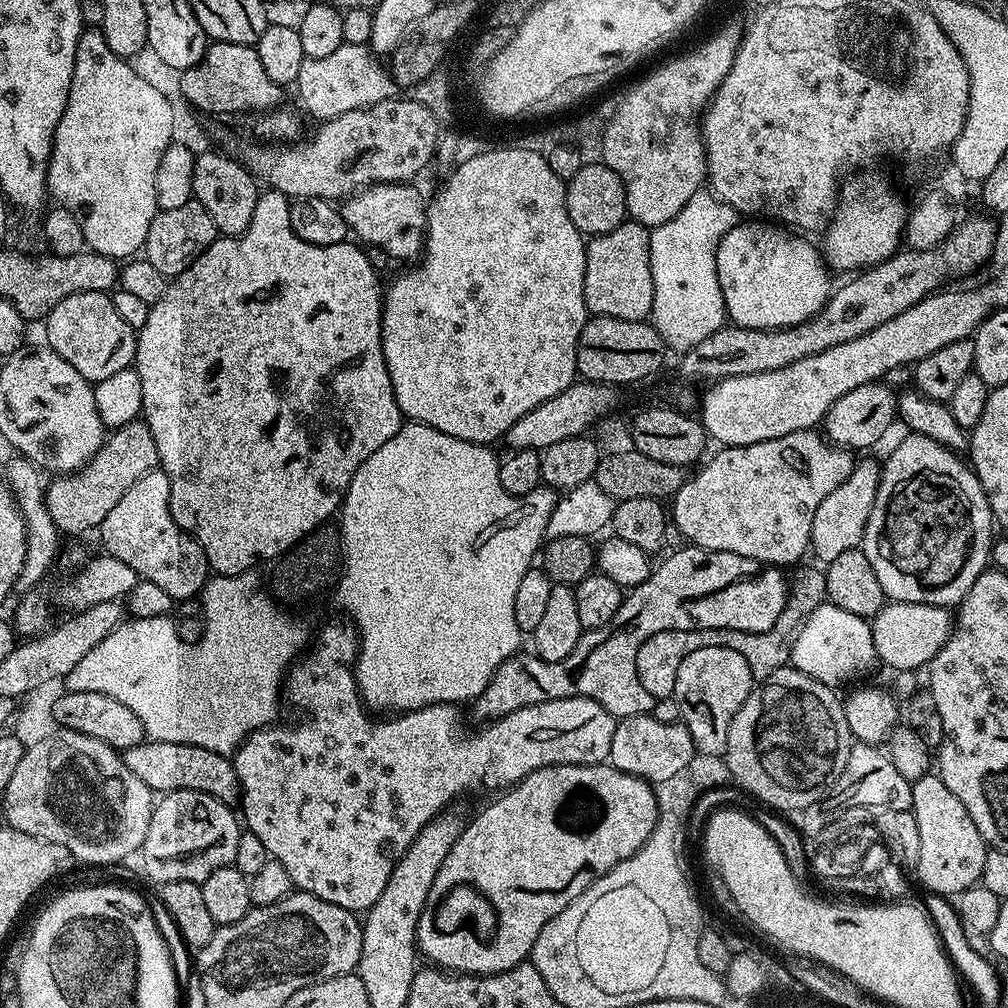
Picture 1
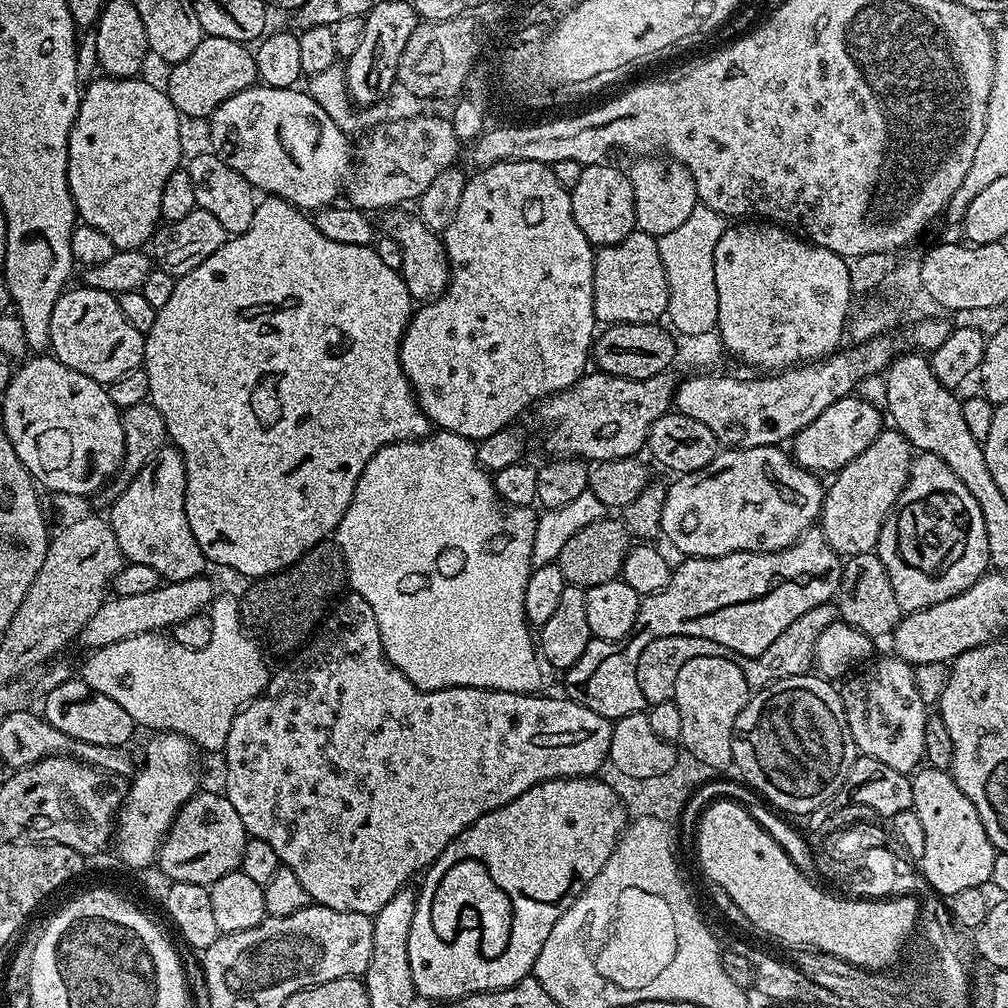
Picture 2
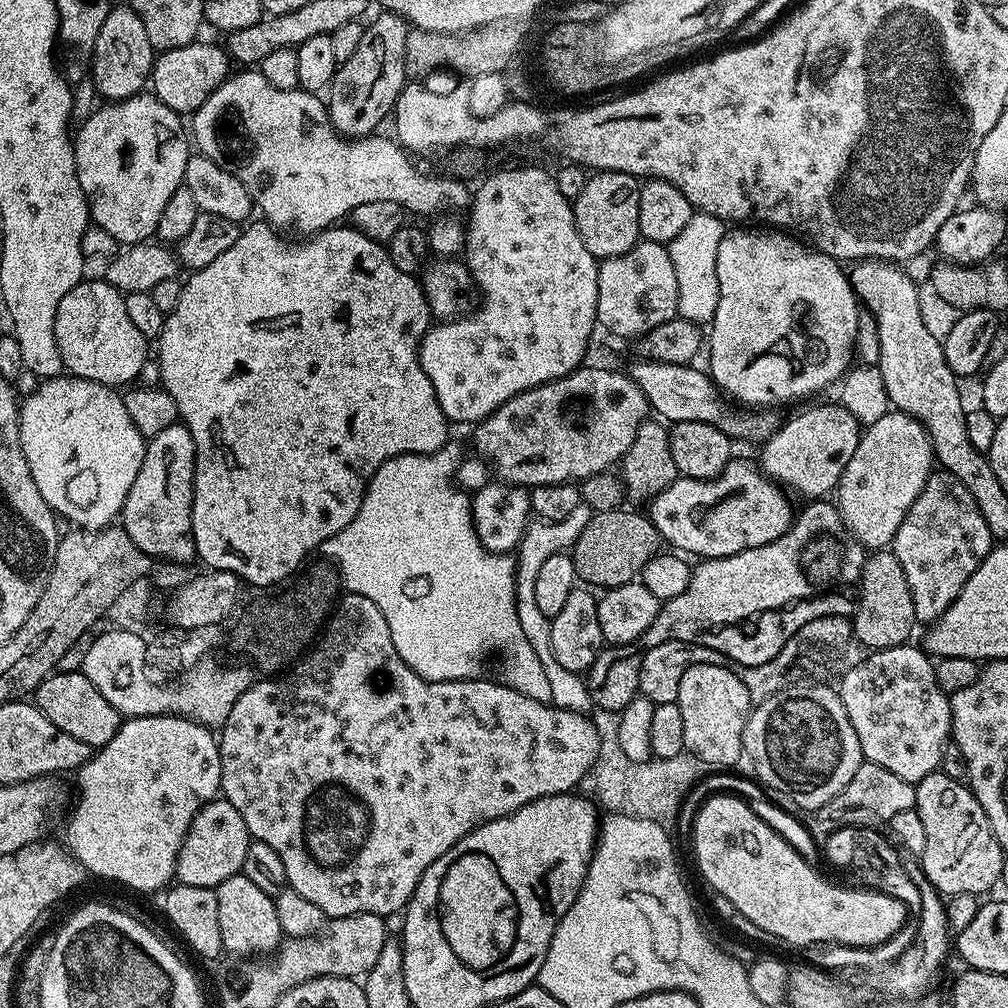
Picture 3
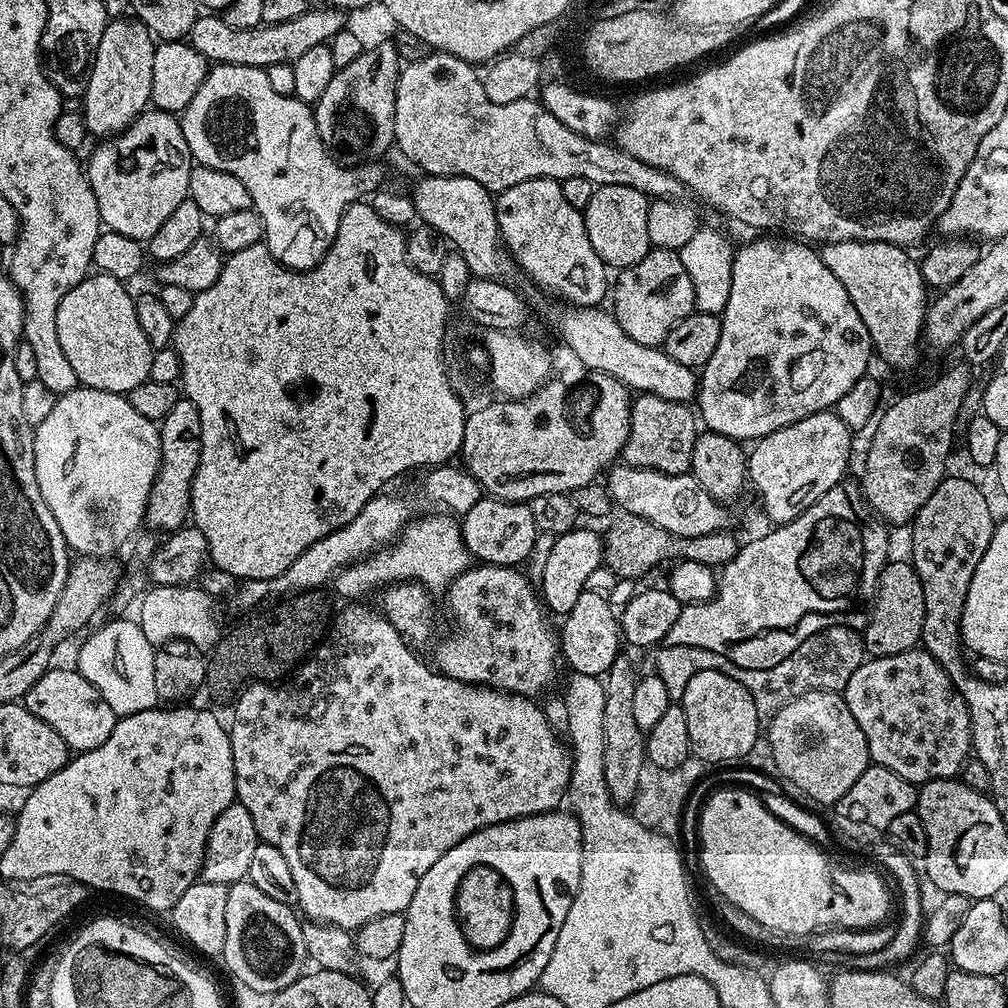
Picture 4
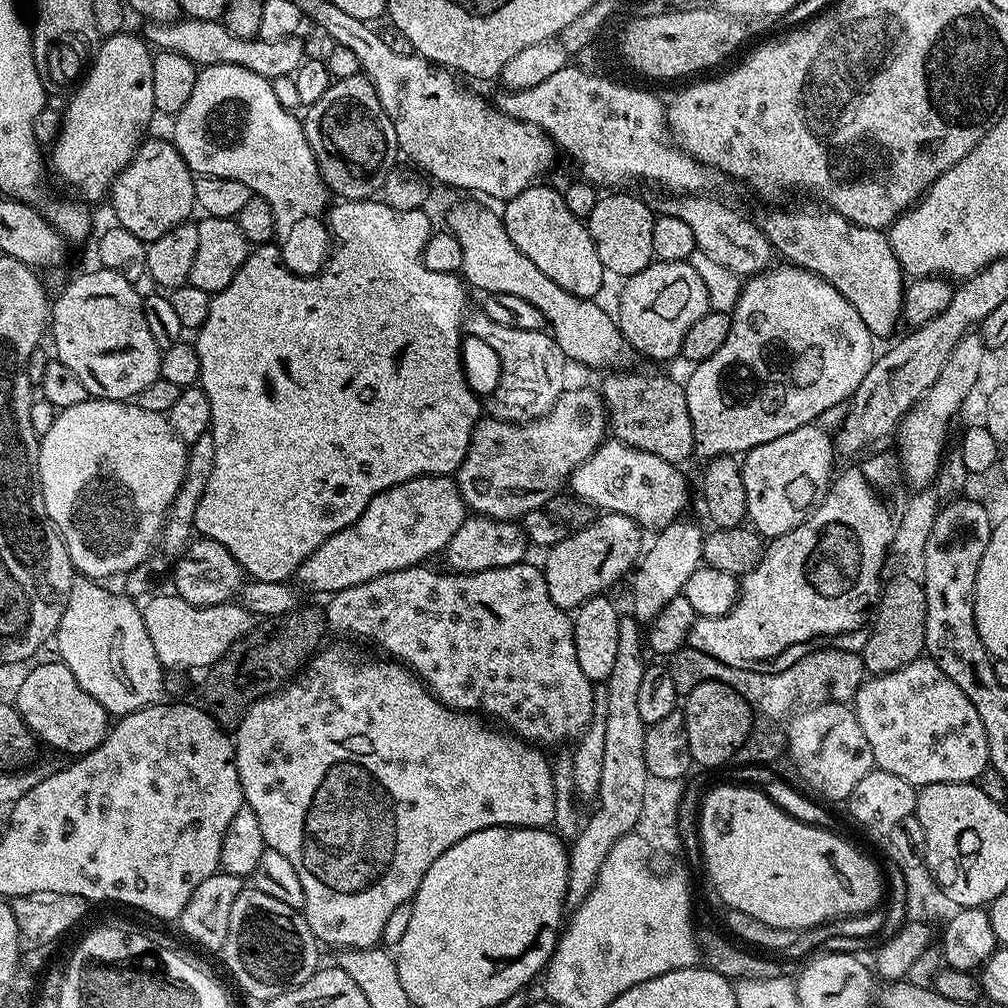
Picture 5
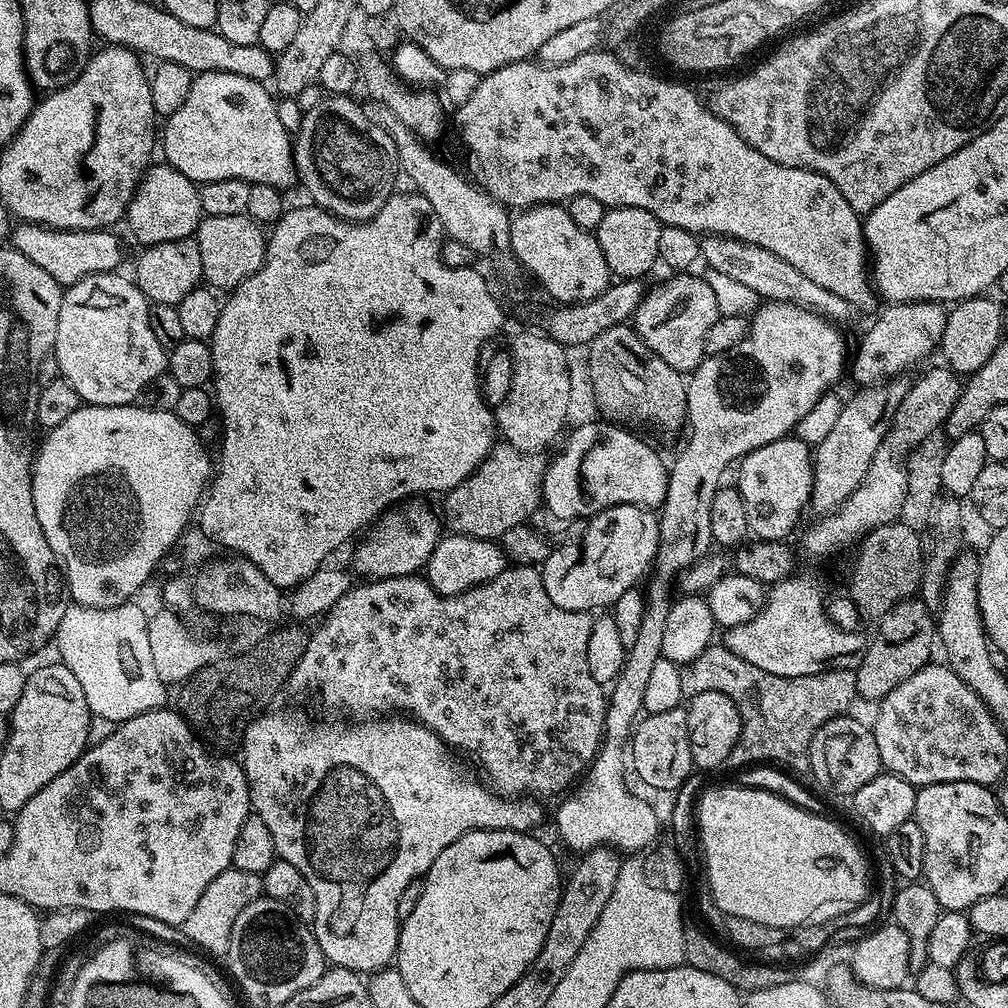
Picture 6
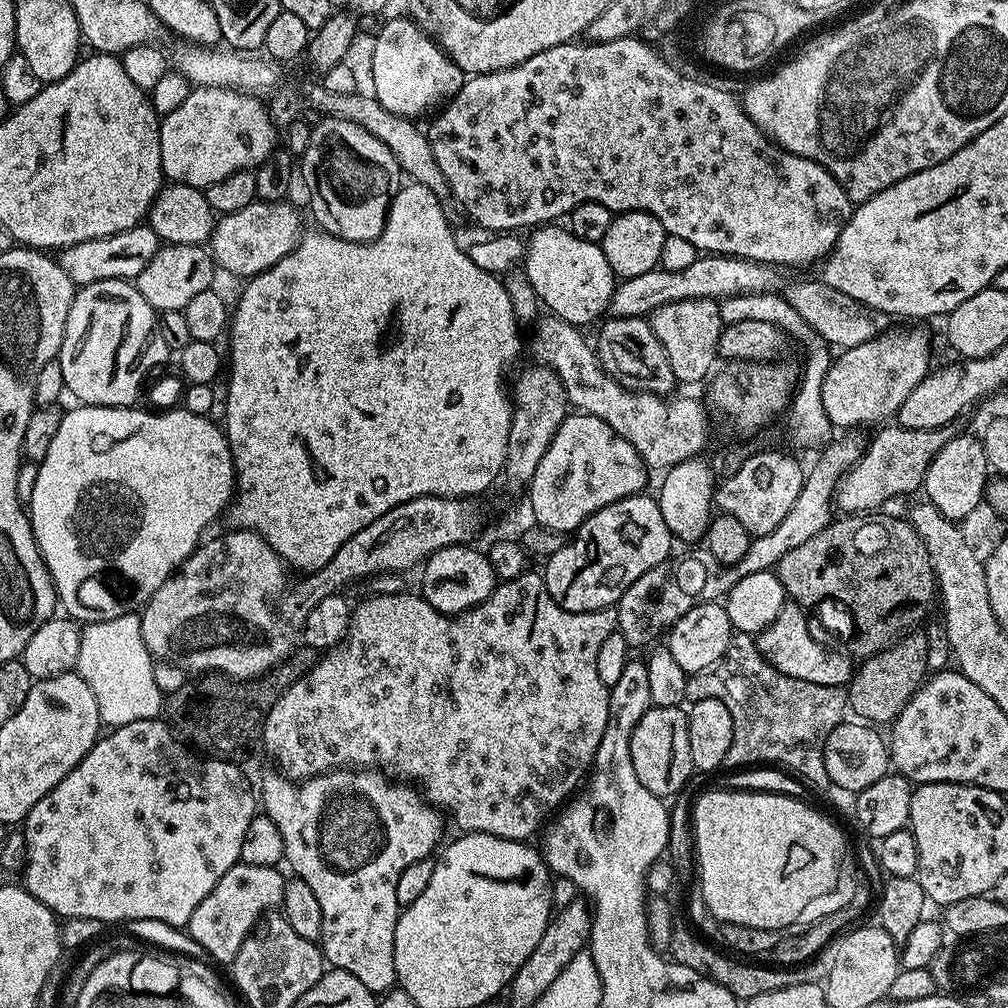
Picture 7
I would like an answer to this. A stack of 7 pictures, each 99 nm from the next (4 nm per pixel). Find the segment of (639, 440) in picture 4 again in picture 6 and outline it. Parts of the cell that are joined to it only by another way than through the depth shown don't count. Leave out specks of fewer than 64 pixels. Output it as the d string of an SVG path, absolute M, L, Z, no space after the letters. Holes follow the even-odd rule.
M628 324L602 330L586 345L588 384L600 407L599 415L608 422L641 420L664 432L676 432L688 419L688 386L685 377L674 366L662 362L650 346Z

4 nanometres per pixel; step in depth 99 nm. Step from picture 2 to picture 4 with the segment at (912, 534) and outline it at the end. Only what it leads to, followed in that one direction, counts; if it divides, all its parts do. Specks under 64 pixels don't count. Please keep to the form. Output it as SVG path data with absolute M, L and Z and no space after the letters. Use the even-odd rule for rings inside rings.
M952 474L945 475L944 479L937 486L930 498L926 499L924 505L917 510L916 515L912 517L911 529L913 534L913 552L911 556L911 565L916 569L918 578L922 582L922 590L924 591L924 601L926 602L926 618L924 619L924 634L922 637L923 647L928 651L931 656L936 658L942 667L946 669L949 676L953 678L959 678L964 672L964 664L960 661L960 656L956 653L956 644L958 648L958 613L964 608L966 602L966 594L968 593L968 587L970 582L974 578L974 570L978 570L978 562L982 562L982 554L986 554L986 546L990 546L990 538L992 537L992 530L994 527L994 519L992 520L992 508L988 505L988 500L971 484L968 480L963 480L960 476L952 476Z

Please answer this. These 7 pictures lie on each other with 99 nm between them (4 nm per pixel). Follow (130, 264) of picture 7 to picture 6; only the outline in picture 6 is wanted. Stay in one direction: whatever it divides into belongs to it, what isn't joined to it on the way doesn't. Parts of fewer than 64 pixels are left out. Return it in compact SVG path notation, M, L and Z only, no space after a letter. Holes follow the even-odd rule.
M20 222L10 233L10 244L17 252L26 254L30 262L42 266L42 270L46 270L46 274L50 274L54 282L67 286L99 272L116 272L119 269L119 264L124 260L124 248L114 233L115 231L99 228L62 230L61 228L48 228L45 224Z

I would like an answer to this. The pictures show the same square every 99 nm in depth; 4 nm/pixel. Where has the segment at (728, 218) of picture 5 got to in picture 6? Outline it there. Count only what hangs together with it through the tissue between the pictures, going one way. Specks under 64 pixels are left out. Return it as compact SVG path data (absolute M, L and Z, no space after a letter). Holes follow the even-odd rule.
M708 234L700 241L700 254L703 263L708 263L718 275L740 284L736 286L753 297L761 296L759 298L761 301L778 300L787 304L797 304L800 308L816 312L825 320L831 320L840 326L844 326L844 323L854 316L852 305L838 298L838 294L830 294L830 290L818 286L818 282L806 278L806 274L801 274L796 267L790 266L790 262L778 258L778 254L770 254L770 250L762 246L754 246L733 236Z

